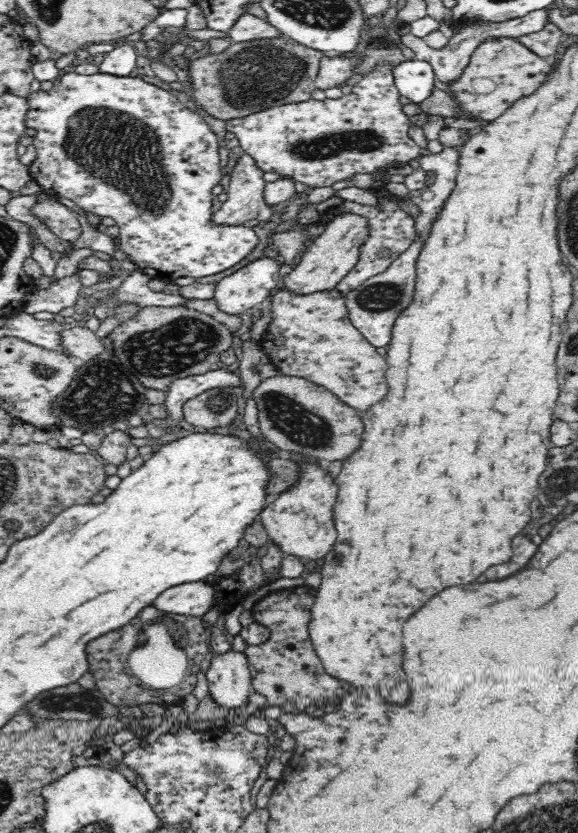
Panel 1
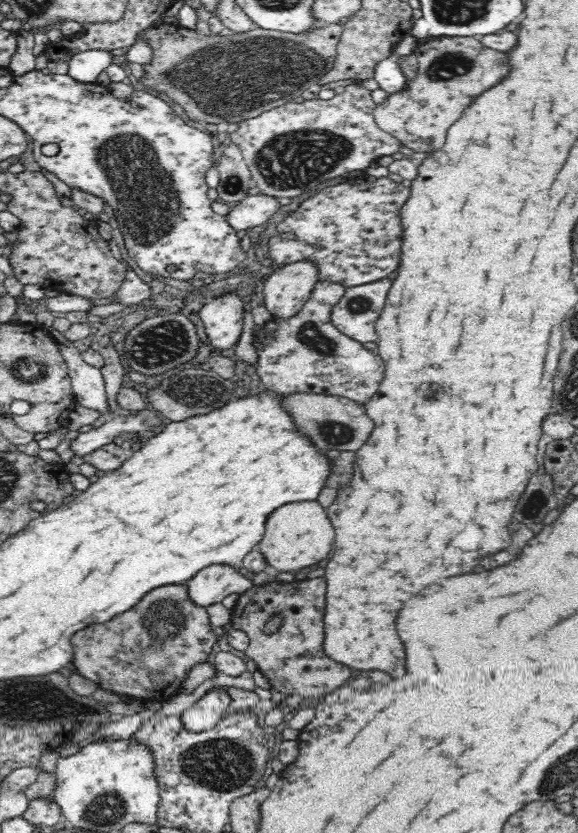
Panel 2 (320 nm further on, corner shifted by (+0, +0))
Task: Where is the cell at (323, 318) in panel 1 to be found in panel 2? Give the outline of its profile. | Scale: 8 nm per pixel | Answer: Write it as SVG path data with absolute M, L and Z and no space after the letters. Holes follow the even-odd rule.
M318 281L312 286L310 296L304 306L289 319L272 318L258 330L254 346L257 351L256 371L266 390L282 396L292 394L318 394L336 396L365 405L378 391L385 372L383 361L376 351L366 350L363 344L341 334L331 324L330 314L332 308L340 302L347 287L340 283Z

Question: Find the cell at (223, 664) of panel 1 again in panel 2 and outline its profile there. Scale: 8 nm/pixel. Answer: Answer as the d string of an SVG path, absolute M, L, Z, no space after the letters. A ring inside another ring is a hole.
M213 689L182 712L182 727L193 733L206 732L230 711L229 704L230 695L224 689Z

